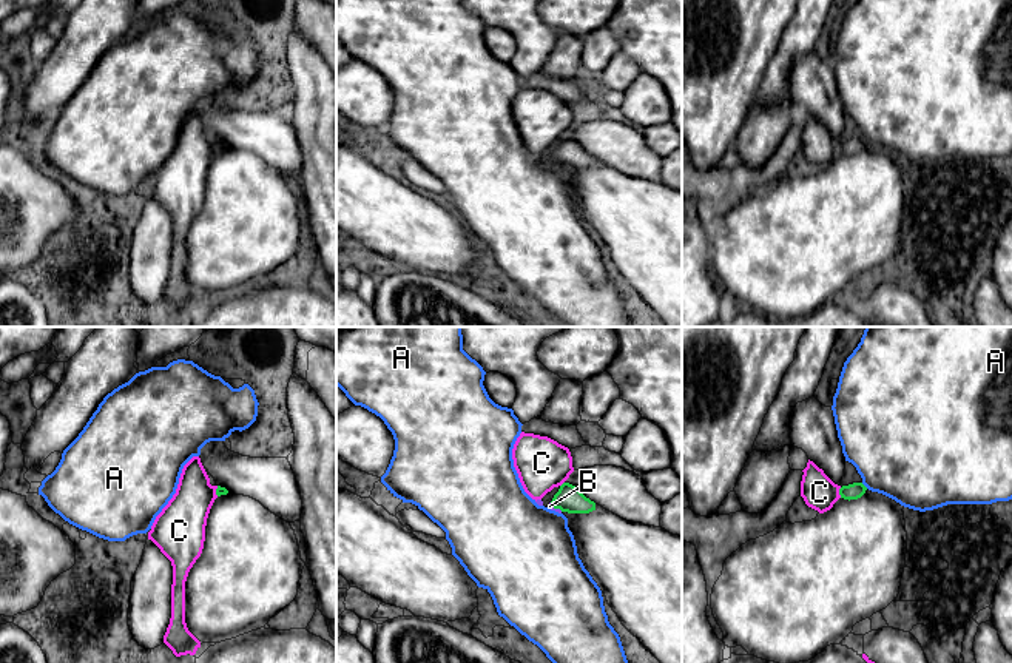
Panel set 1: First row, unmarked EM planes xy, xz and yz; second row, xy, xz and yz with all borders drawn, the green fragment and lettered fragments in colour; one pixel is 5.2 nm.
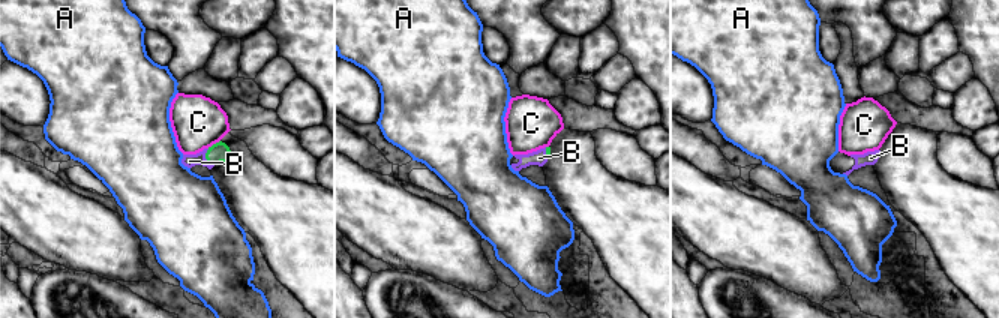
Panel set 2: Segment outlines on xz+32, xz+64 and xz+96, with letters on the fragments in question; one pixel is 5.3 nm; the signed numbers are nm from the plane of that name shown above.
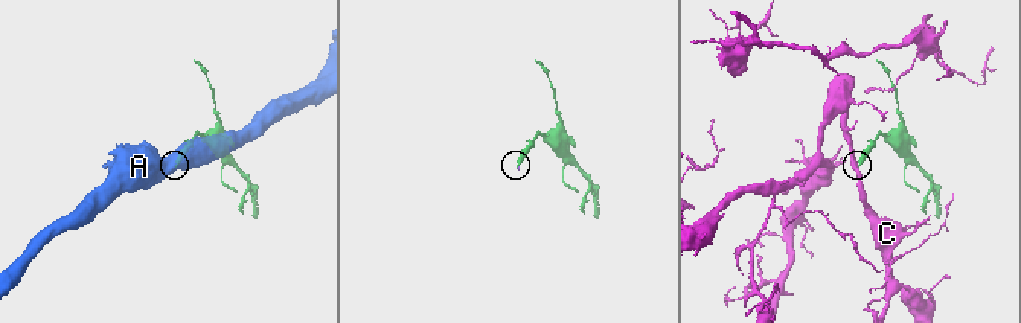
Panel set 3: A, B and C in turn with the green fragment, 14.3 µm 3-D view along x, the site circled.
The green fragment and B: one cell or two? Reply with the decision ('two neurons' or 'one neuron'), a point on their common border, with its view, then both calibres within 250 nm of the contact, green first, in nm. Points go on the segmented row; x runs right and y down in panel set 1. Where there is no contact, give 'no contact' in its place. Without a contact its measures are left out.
one neuron | xz (556, 508) | 140/20 nm

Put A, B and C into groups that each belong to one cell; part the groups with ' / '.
A / B / C

